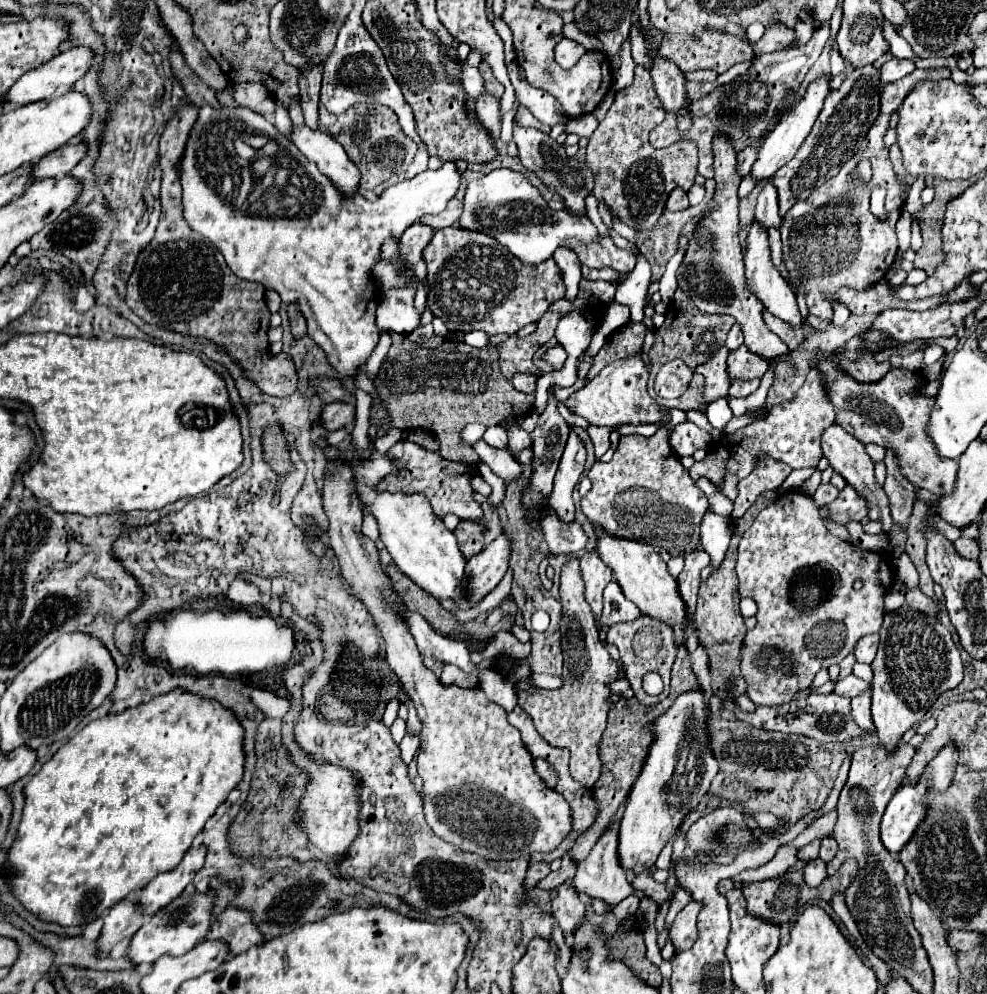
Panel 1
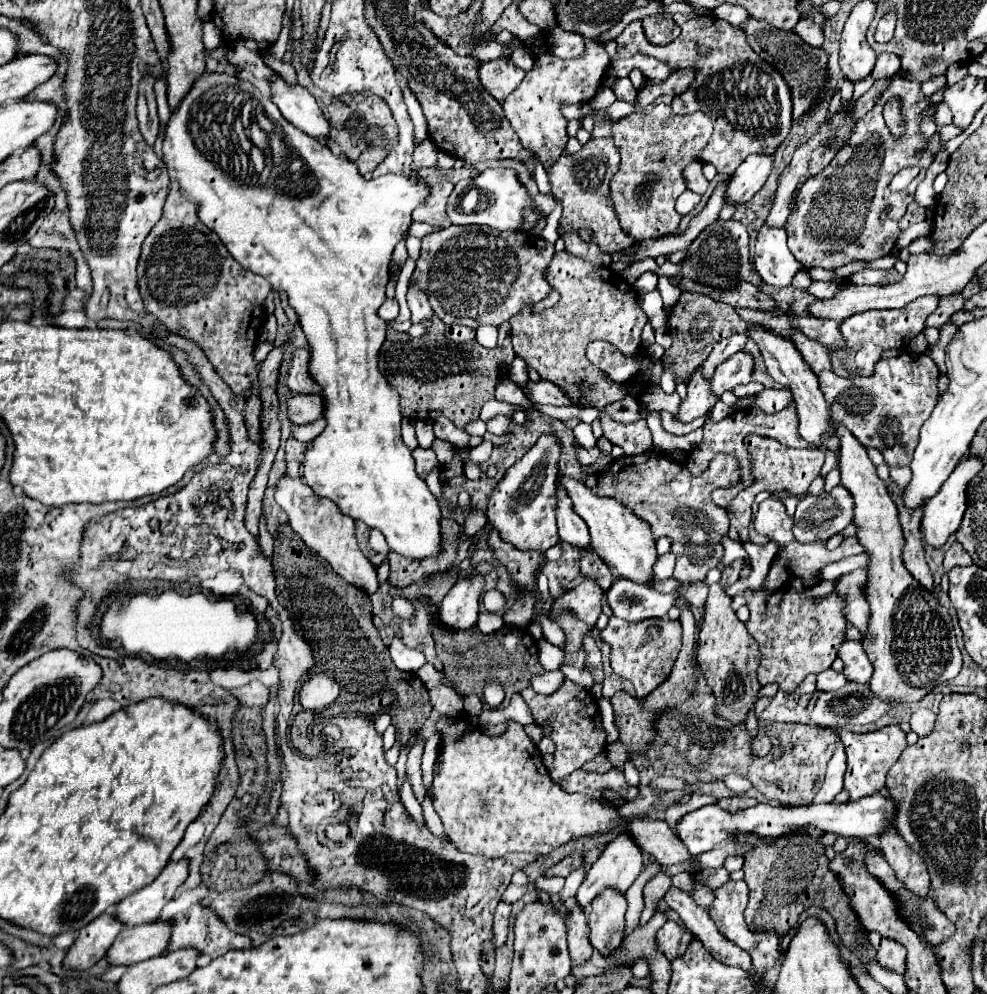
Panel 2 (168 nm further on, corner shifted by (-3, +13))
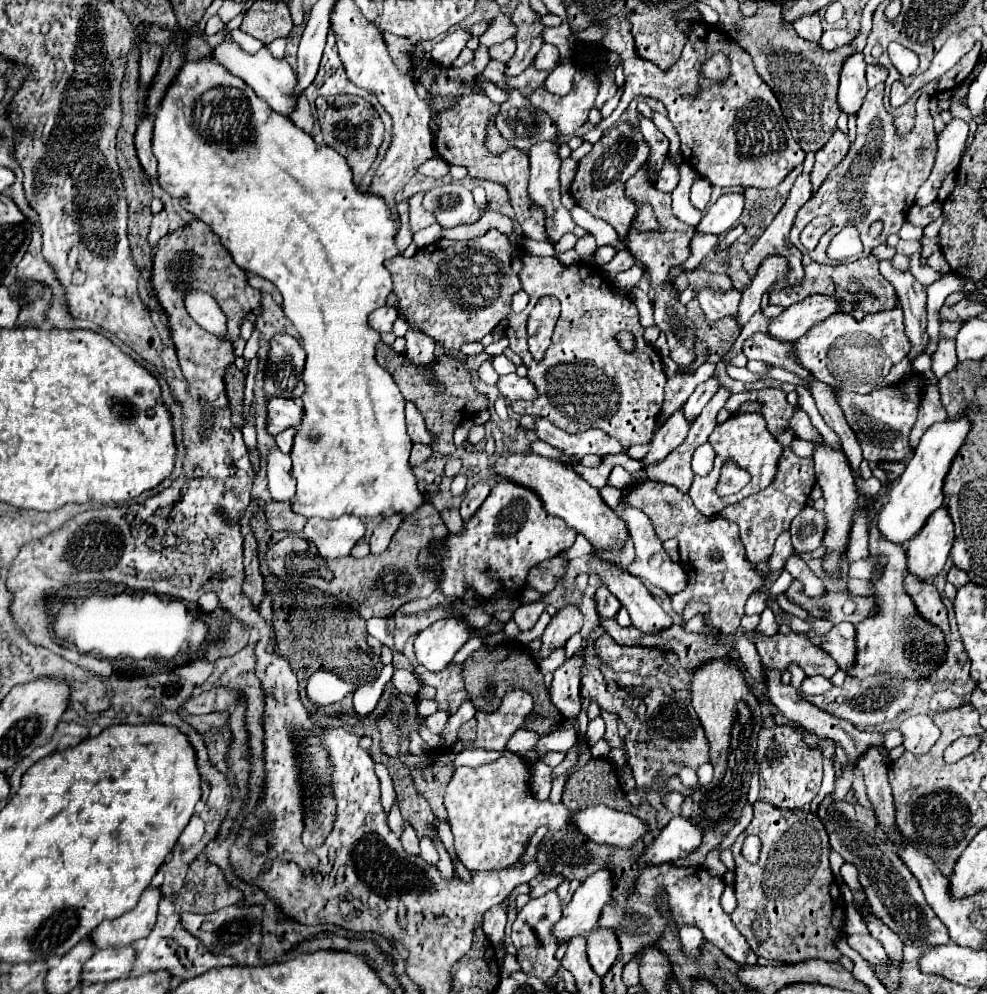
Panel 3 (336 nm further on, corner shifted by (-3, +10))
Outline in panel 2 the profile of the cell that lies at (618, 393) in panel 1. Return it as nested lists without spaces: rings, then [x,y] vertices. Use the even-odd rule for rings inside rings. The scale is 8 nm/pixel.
[[[528,381],[524,393],[528,393],[532,403],[538,405],[572,405],[570,395],[564,393],[560,387],[556,387],[556,383],[552,381],[538,381],[538,383]]]

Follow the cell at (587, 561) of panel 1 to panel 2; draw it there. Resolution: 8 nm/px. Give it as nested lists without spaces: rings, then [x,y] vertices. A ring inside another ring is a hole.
[[[584,577],[584,581],[574,587],[572,591],[564,593],[554,601],[552,613],[560,611],[574,611],[578,619],[582,619],[588,625],[596,625],[600,613],[602,613],[602,589],[592,577]]]

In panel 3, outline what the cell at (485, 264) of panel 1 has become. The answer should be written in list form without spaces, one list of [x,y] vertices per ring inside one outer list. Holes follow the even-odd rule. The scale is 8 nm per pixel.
[[[498,230],[470,242],[438,240],[420,248],[412,258],[396,256],[386,260],[384,266],[392,274],[402,318],[412,330],[430,334],[448,352],[460,350],[468,342],[480,342],[490,334],[510,310],[512,294],[520,290],[520,248]]]

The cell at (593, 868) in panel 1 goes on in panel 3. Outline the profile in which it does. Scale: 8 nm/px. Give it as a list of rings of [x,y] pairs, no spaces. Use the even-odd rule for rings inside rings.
[[[600,928],[590,932],[588,960],[592,970],[600,978],[604,978],[604,974],[618,960],[618,954],[620,954],[620,944],[616,944],[616,936],[612,936],[612,932],[600,932]]]

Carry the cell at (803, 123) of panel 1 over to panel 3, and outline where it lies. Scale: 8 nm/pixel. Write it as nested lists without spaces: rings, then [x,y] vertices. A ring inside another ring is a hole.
[[[724,194],[708,208],[708,212],[702,216],[700,224],[696,226],[696,232],[700,234],[722,234],[734,226],[734,222],[740,218],[744,208],[744,196],[740,194]]]

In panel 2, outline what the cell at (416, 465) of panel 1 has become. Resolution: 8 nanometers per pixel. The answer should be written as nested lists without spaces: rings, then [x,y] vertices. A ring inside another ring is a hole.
[[[418,445],[412,451],[412,457],[416,459],[416,467],[420,469],[420,477],[422,479],[426,479],[428,473],[432,473],[436,467],[442,467],[440,461],[438,461],[438,457],[436,457],[436,453],[432,449],[424,449],[424,447]]]

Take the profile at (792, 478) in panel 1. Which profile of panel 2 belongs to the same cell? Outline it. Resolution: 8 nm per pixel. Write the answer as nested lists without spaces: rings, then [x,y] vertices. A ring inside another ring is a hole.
[[[800,331],[792,335],[792,341],[808,365],[812,365],[812,371],[820,381],[820,391],[830,405],[832,429],[828,433],[834,433],[842,425],[864,447],[878,447],[884,453],[884,461],[888,465],[910,465],[918,441],[918,431],[938,401],[940,373],[932,357],[926,353],[902,353],[898,357],[880,359],[872,375],[854,375],[844,379],[832,371],[830,351],[824,343],[810,339]]]

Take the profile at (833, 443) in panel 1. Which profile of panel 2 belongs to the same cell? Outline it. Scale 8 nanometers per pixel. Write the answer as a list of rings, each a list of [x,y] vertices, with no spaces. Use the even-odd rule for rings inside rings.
[[[838,429],[838,439],[840,439],[840,473],[842,473],[842,485],[852,493],[856,501],[854,509],[854,523],[858,525],[858,539],[862,541],[864,549],[870,553],[872,561],[868,567],[868,591],[866,599],[870,603],[870,625],[866,631],[866,637],[862,639],[864,651],[868,653],[872,665],[874,665],[874,675],[870,681],[872,693],[876,693],[878,699],[886,703],[916,703],[926,697],[928,691],[936,687],[936,683],[944,683],[954,679],[960,669],[962,669],[962,653],[956,645],[956,635],[952,627],[952,617],[950,613],[938,603],[932,591],[922,587],[904,567],[902,563],[902,547],[904,547],[904,535],[902,527],[898,523],[898,509],[886,489],[886,483],[878,477],[876,465],[868,457],[868,449],[848,433],[848,429]]]

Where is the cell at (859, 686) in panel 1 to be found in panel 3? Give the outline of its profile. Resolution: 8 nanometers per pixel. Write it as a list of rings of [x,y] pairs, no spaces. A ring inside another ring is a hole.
[[[810,676],[810,678],[804,678],[802,684],[800,684],[800,692],[804,696],[814,696],[814,694],[822,694],[822,692],[828,692],[828,688],[832,688],[830,680],[824,680],[822,676]]]

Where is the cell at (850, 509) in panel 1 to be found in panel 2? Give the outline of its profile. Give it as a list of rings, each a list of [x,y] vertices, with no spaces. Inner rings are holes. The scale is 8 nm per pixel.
[[[836,485],[822,495],[806,495],[794,513],[794,533],[798,541],[830,539],[854,519],[854,497],[846,487]]]

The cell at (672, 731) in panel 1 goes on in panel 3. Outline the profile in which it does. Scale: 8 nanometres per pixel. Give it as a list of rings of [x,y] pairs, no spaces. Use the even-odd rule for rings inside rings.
[[[596,872],[596,876],[584,880],[564,908],[562,918],[552,926],[556,942],[564,944],[574,936],[594,930],[596,920],[600,918],[600,908],[604,908],[608,900],[612,900],[612,880],[608,880],[608,872]]]

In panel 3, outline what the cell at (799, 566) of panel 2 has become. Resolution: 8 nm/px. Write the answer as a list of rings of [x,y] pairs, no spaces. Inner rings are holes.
[[[754,632],[746,634],[760,654],[760,660],[766,668],[776,668],[778,672],[784,672],[788,664],[798,664],[806,676],[824,676],[832,678],[832,674],[838,670],[838,664],[820,648],[814,644],[808,644],[802,636],[796,634],[776,634],[776,636],[756,636]]]

